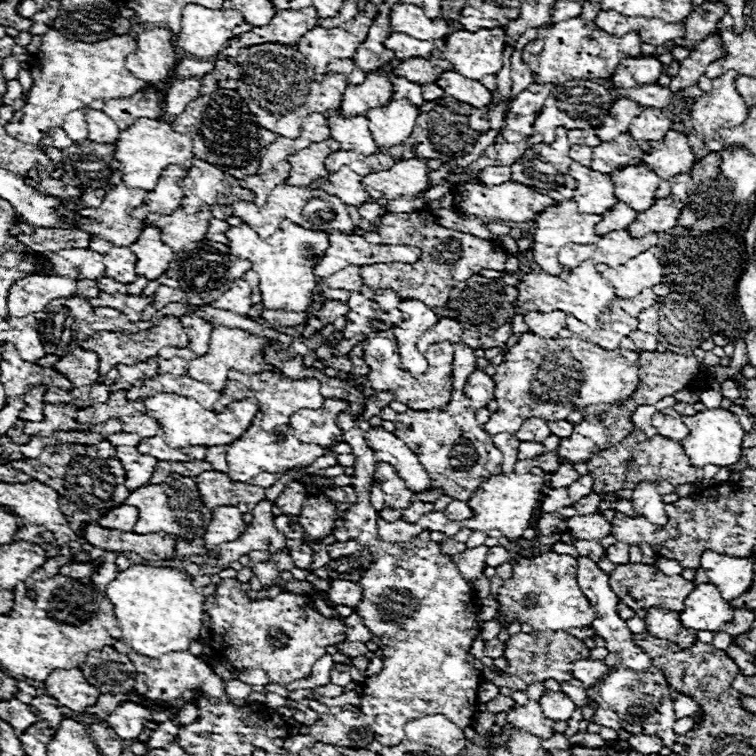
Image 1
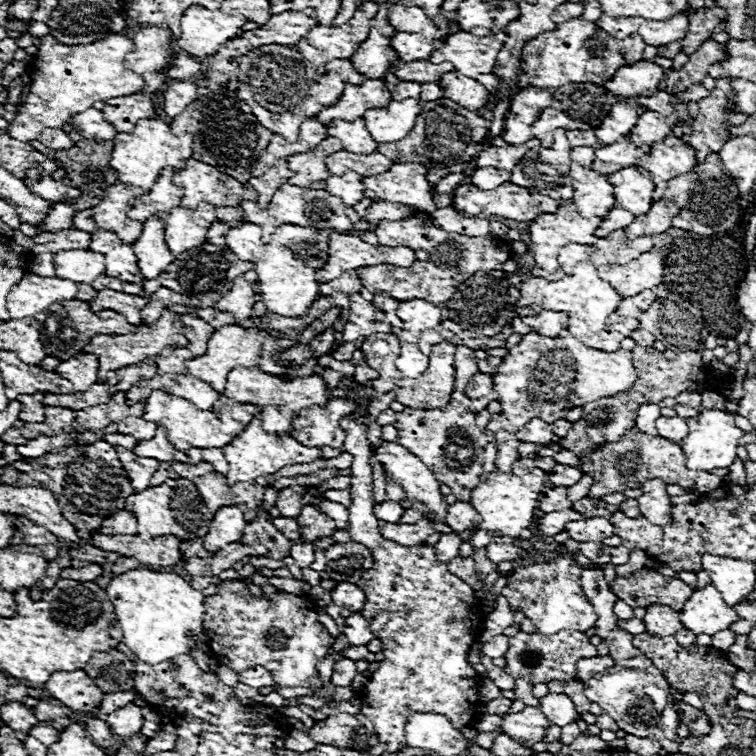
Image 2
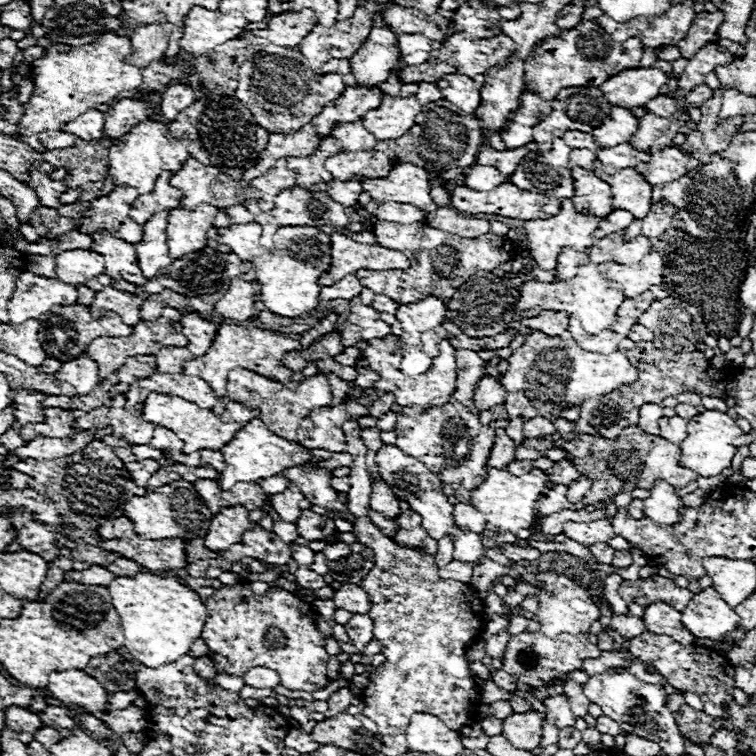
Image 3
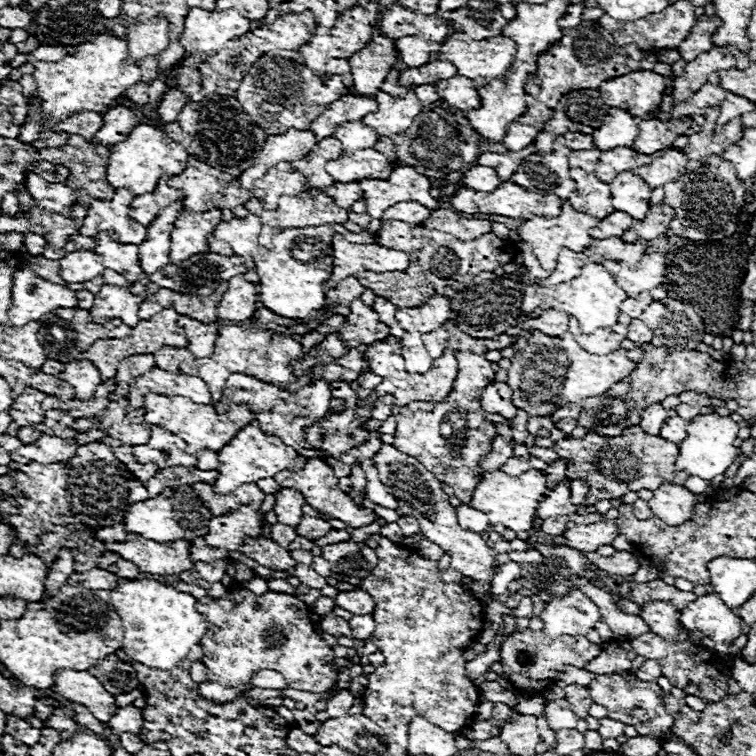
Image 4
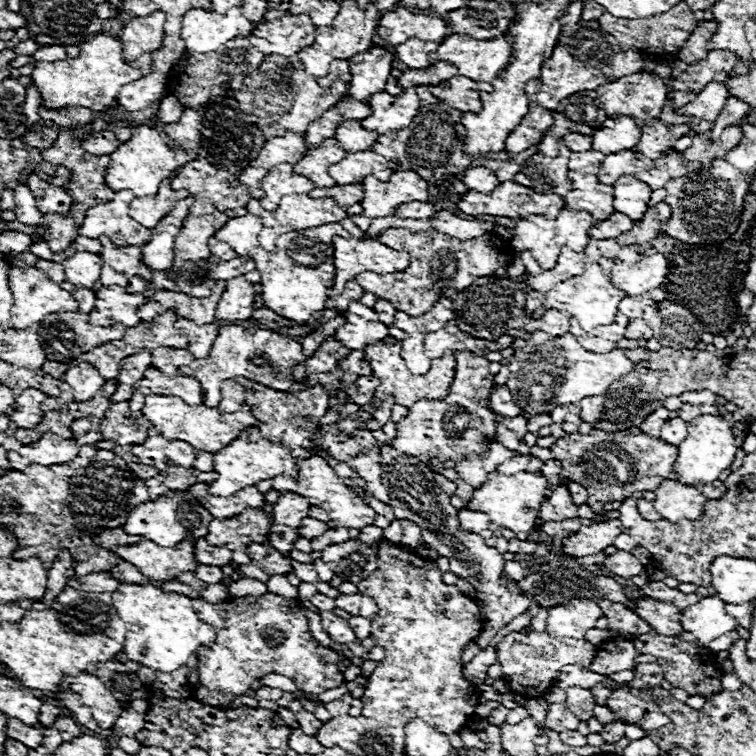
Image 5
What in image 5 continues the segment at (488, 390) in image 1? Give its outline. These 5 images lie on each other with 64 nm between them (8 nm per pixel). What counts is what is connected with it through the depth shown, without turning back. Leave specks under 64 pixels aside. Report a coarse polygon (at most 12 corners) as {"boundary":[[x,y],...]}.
{"boundary":[[506,386],[490,390],[490,408],[504,418],[516,418],[516,406]]}

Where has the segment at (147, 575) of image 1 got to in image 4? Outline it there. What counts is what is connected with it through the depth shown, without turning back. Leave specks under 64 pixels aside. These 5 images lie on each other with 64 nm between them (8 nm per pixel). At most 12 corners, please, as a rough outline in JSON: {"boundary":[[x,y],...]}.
{"boundary":[[156,580],[110,598],[124,652],[170,670],[208,632],[196,598]]}

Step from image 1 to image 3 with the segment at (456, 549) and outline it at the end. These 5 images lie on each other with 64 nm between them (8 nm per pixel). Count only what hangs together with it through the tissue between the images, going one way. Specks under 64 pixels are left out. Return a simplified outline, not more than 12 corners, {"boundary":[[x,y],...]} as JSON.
{"boundary":[[448,538],[438,542],[439,568],[452,562],[452,542]]}

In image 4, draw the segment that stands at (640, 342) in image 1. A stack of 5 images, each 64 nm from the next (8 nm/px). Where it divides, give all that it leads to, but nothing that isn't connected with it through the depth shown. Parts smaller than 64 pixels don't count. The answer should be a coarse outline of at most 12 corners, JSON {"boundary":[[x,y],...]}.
{"boundary":[[632,320],[626,338],[650,342],[652,330],[640,320]]}

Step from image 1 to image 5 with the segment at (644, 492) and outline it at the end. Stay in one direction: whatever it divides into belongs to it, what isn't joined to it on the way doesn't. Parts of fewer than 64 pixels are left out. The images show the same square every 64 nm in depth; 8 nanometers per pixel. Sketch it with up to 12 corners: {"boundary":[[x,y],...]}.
{"boundary":[[674,480],[656,488],[662,518],[696,520],[708,498]]}

